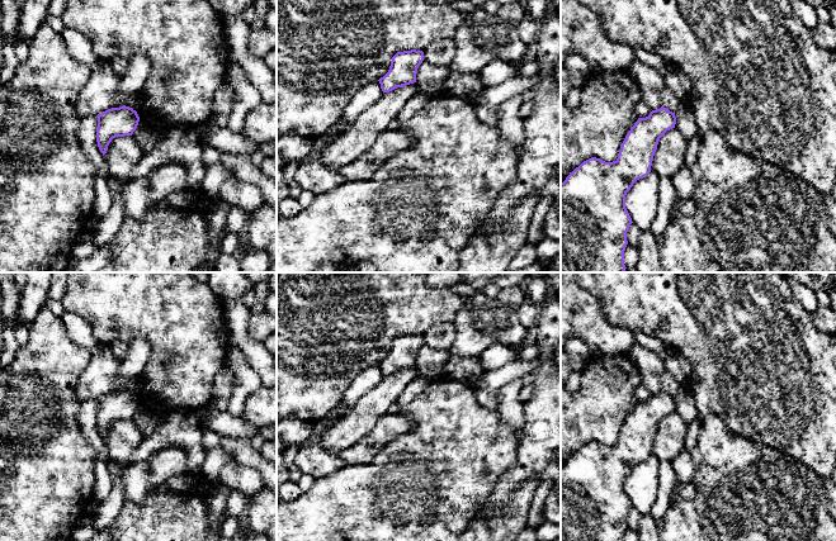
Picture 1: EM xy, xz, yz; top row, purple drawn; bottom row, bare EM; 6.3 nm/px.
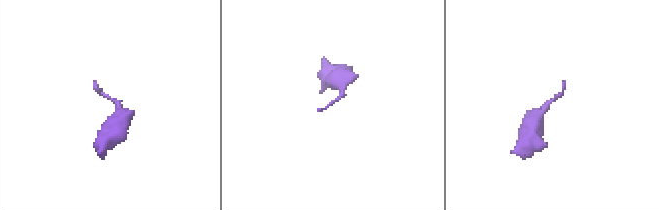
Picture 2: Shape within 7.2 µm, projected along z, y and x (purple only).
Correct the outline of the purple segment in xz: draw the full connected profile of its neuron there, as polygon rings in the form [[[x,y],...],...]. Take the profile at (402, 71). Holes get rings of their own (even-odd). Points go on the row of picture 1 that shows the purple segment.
[[[422,51],[397,52],[391,61],[388,72],[378,81],[383,92],[389,92],[397,87],[402,87],[416,82],[419,66],[424,61]]]

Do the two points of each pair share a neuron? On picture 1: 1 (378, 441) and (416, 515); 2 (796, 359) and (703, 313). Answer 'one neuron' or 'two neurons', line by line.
1: two neurons
2: one neuron

